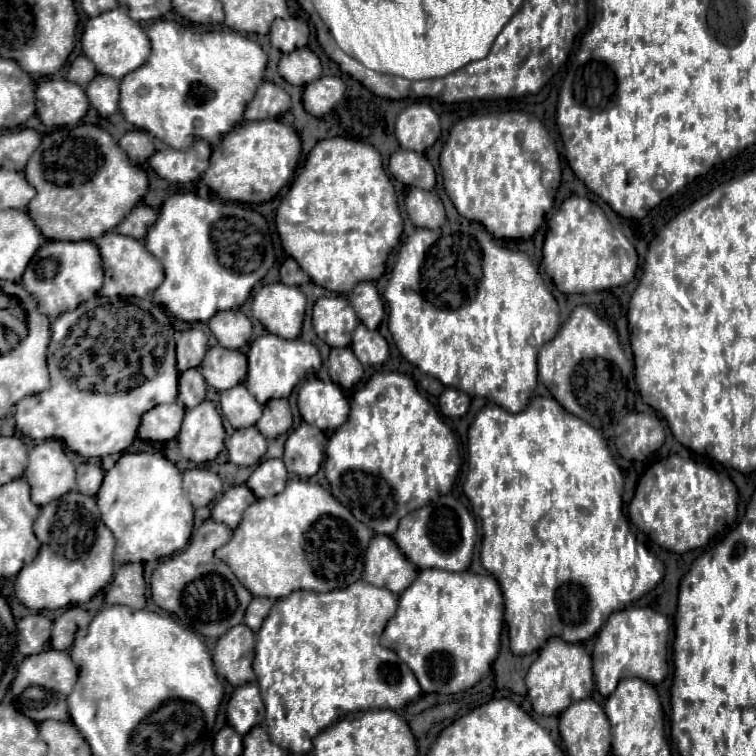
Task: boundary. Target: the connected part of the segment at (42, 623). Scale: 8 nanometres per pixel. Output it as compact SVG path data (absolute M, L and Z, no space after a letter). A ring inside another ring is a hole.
M27 615L17 623L17 649L21 655L41 653L51 637L51 619L45 615Z

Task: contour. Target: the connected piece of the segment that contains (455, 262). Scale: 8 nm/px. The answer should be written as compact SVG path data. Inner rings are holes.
M461 219L457 223L445 223L441 229L431 231L431 229L417 229L413 235L409 235L405 239L405 243L399 247L397 255L395 255L395 273L391 271L391 279L383 291L383 297L389 305L389 331L393 335L393 341L397 345L397 349L403 353L403 357L417 365L423 373L437 377L443 385L447 387L459 387L465 393L475 393L481 397L487 397L489 401L497 403L499 407L503 407L509 413L519 413L525 409L525 405L529 403L529 397L537 385L537 353L539 349L551 341L560 328L559 305L555 301L555 297L551 295L551 291L545 287L543 277L537 271L537 265L531 261L531 257L523 251L511 251L507 247L501 247L493 235L489 235L485 231L485 227L481 223L475 221L467 221Z

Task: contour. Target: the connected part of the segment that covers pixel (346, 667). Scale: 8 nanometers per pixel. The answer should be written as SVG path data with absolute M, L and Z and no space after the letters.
M361 579L345 589L329 593L295 591L275 601L257 633L253 661L261 697L267 707L265 723L273 743L291 753L307 755L313 749L313 737L337 719L363 709L401 709L421 695L421 687L409 667L401 663L395 651L379 643L385 625L397 611L397 599L399 595L373 587Z

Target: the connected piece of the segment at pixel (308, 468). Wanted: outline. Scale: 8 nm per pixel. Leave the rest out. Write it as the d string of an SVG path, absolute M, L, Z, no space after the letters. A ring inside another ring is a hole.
M301 423L293 433L287 437L283 463L289 473L297 477L311 477L319 471L323 459L323 449L311 433L307 423Z

